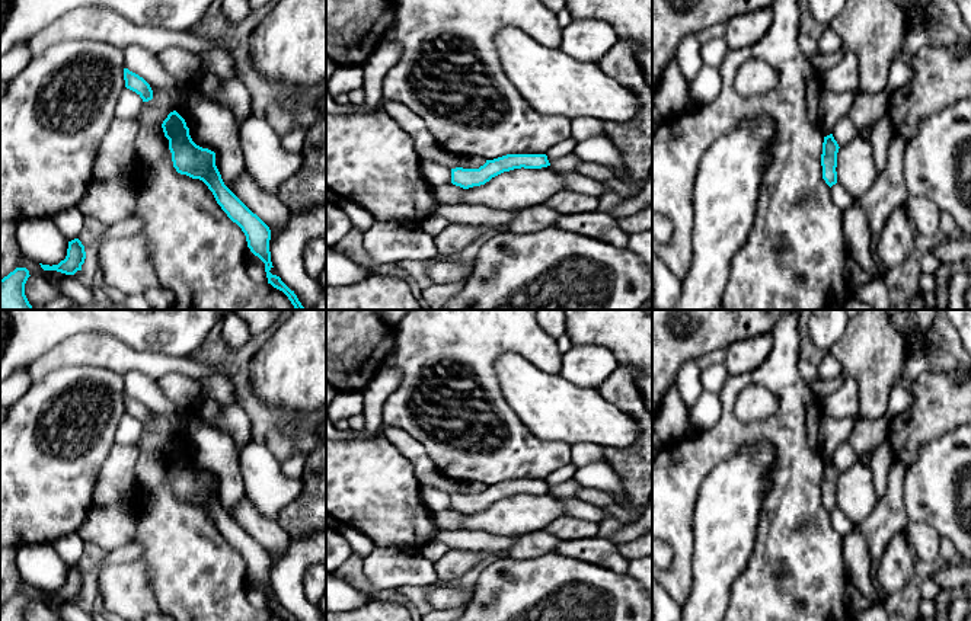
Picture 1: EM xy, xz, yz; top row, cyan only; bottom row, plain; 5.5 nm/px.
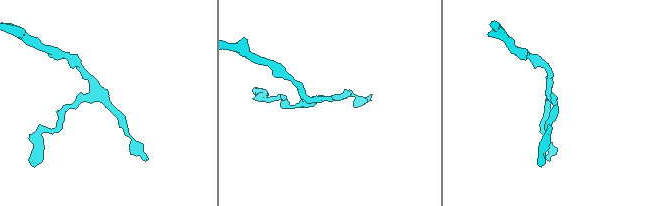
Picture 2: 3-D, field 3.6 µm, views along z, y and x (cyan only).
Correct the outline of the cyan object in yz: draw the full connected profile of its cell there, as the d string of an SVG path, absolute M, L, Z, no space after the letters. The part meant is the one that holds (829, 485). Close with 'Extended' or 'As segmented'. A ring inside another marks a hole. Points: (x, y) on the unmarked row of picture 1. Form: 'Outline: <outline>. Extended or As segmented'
Outline: M833 460L824 462L823 468L823 480L821 480L821 492L823 492L823 505L831 513L837 509L837 478L839 470L834 465Z. As segmented

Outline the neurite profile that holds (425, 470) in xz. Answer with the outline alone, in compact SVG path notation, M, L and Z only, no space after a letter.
M383 426L383 436L392 442L415 468L415 476L421 484L432 486L448 494L460 493L461 481L444 476L432 462L427 449L405 430Z

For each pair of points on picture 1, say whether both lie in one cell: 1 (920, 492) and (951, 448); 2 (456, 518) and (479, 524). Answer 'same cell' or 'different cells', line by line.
1: same cell
2: different cells

